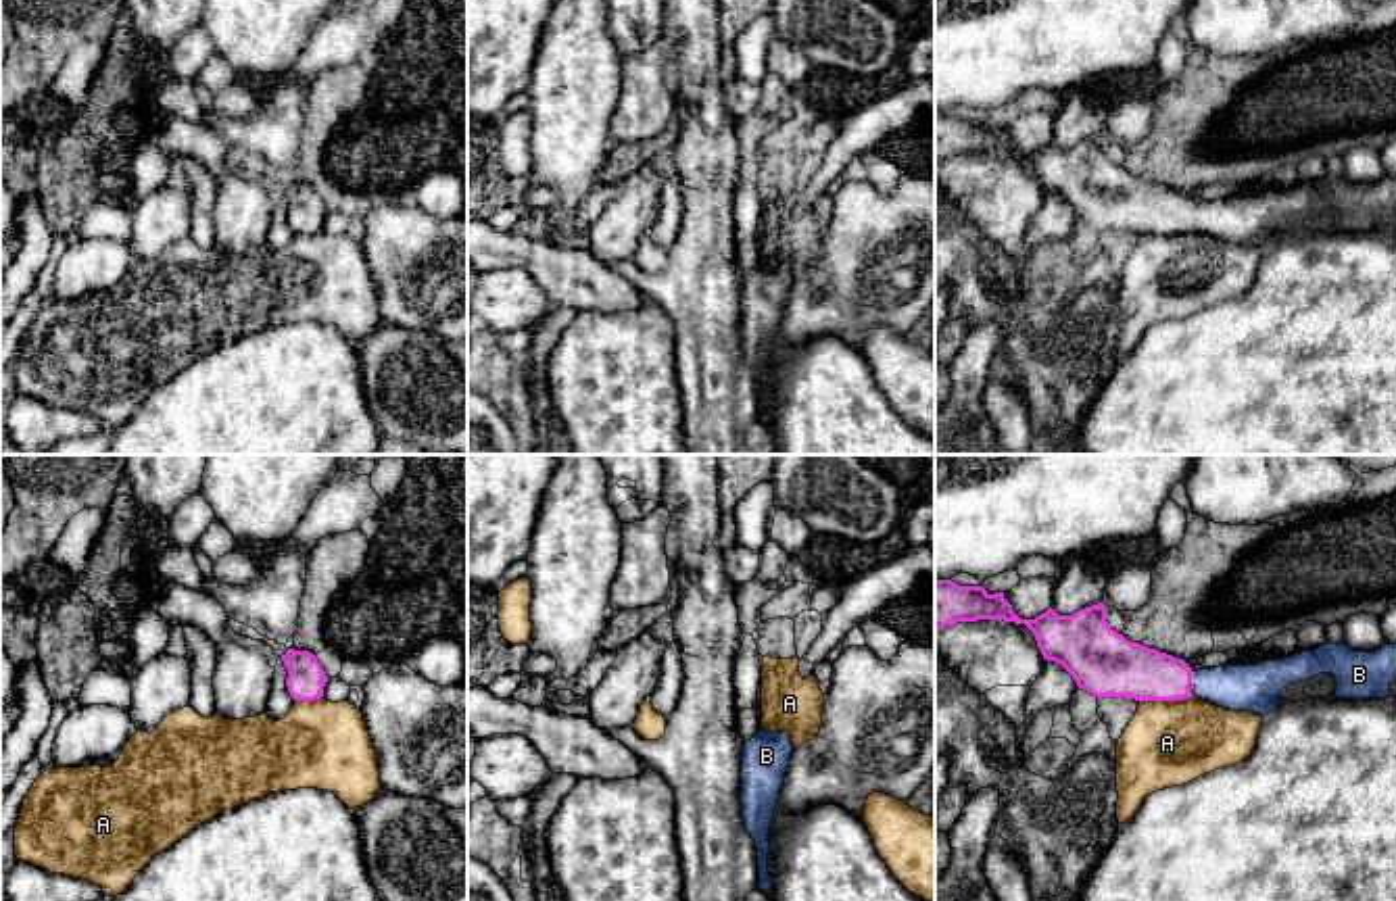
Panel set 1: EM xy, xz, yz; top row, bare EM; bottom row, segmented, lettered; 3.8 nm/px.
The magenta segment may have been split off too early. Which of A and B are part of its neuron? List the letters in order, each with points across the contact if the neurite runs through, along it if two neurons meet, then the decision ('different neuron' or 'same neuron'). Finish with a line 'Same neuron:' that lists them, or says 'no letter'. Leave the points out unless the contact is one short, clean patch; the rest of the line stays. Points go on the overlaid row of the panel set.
A: border yz (1192, 693), (1182, 699), (1144, 699), (1140, 703); different neuron
B: way yz (1129, 670), (1165, 678), (1190, 678), (1253, 689); same neuron
Same neuron: B

